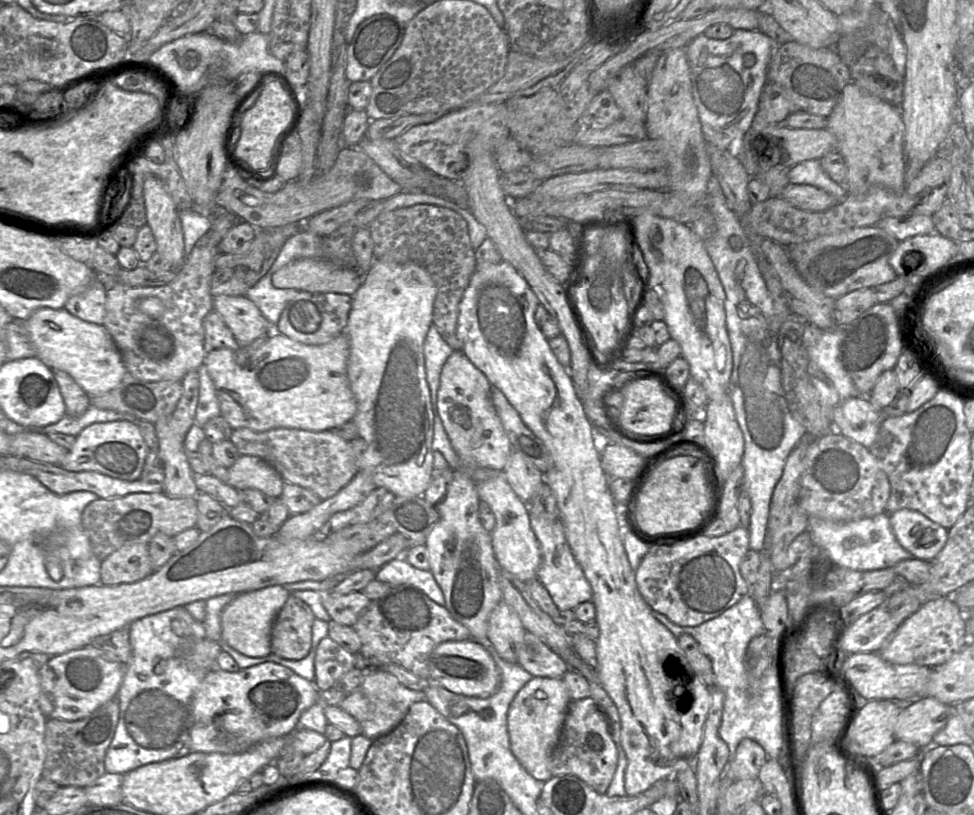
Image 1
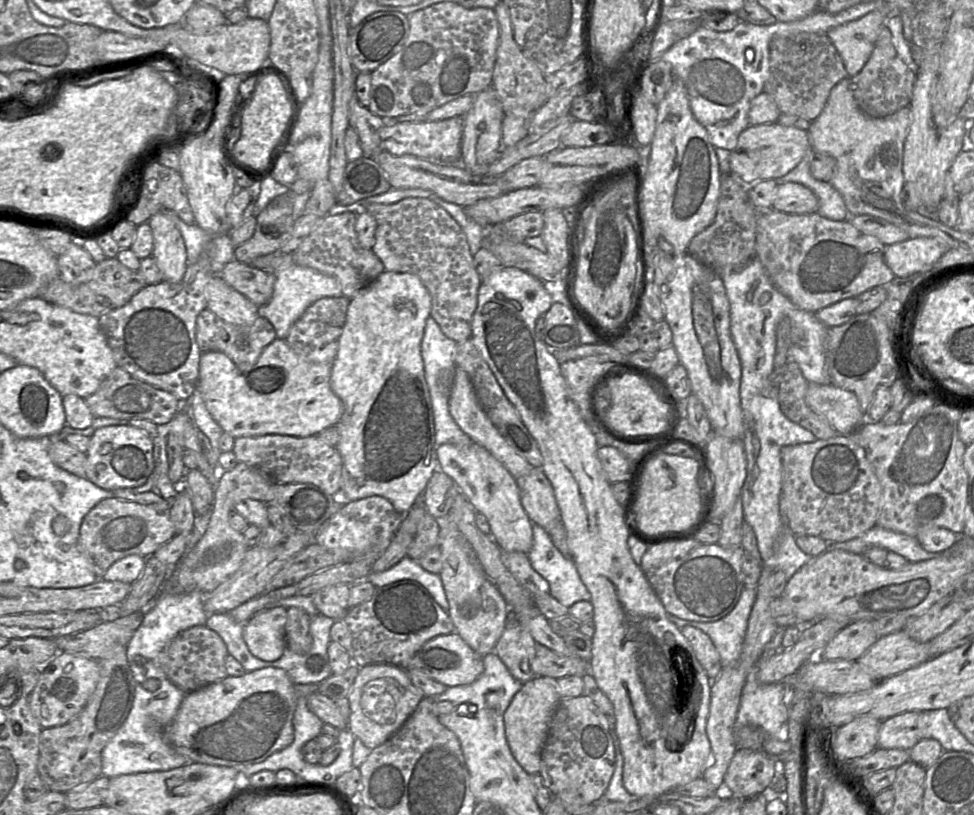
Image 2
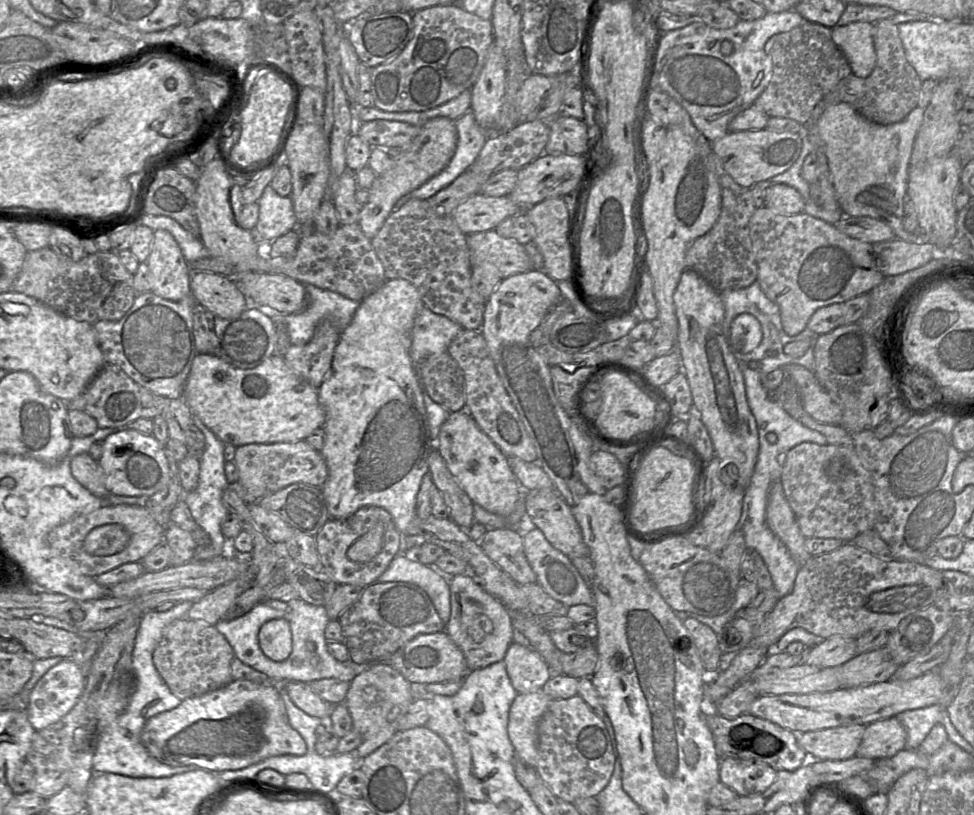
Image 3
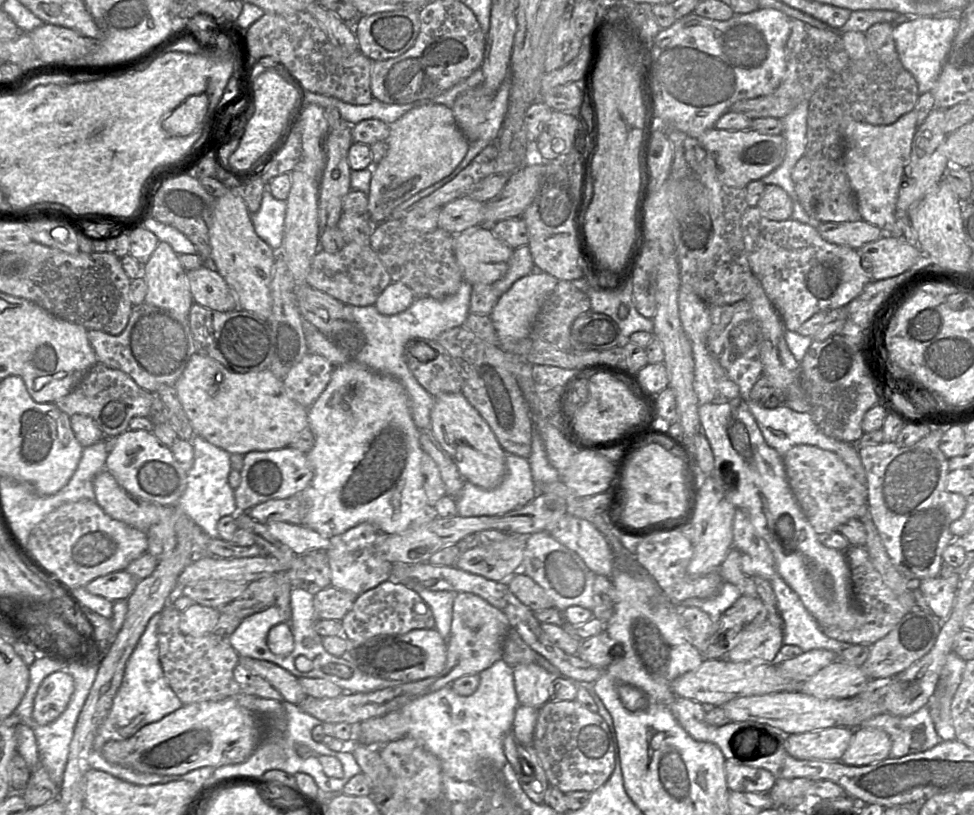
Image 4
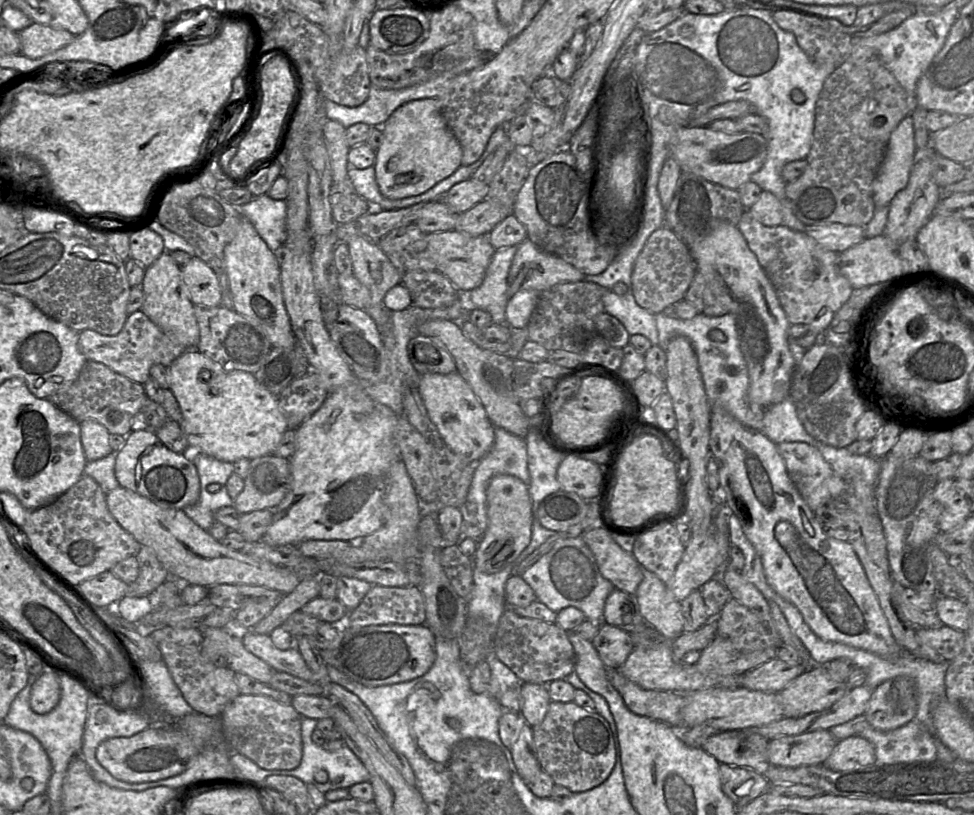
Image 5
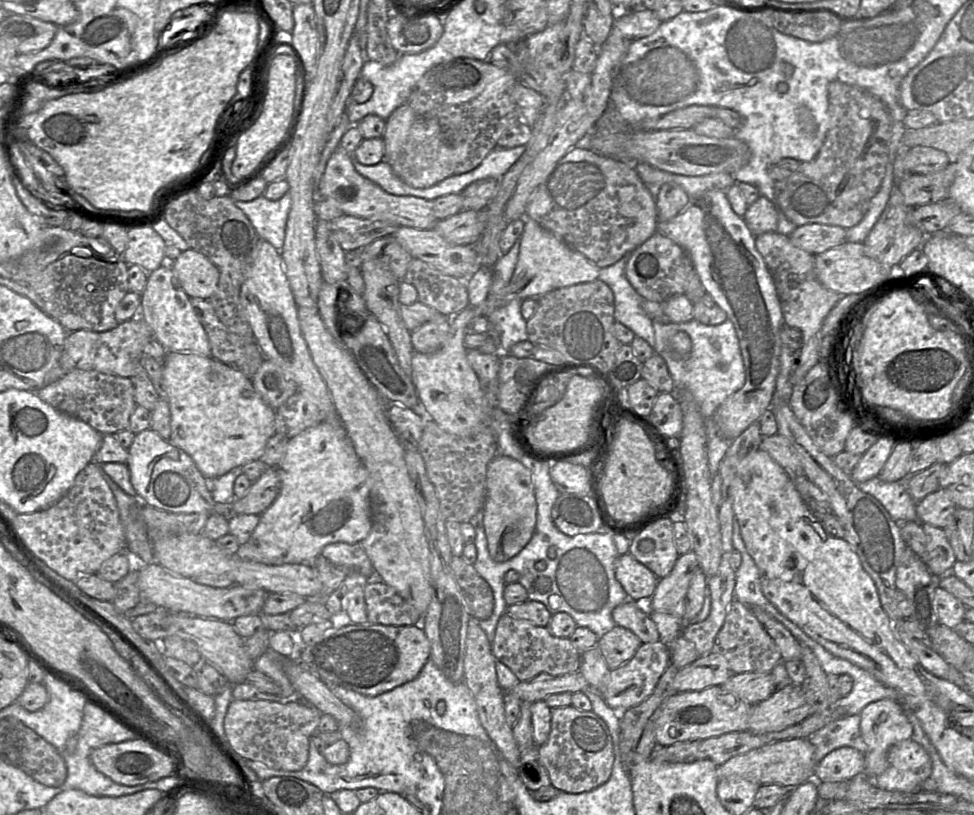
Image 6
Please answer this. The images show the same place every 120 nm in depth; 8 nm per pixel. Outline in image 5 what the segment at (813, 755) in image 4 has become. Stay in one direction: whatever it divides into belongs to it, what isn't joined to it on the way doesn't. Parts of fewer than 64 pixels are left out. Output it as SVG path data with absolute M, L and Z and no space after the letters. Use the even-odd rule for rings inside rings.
M827 729L776 737L769 740L768 759L780 767L820 765L831 755L837 743L838 740Z

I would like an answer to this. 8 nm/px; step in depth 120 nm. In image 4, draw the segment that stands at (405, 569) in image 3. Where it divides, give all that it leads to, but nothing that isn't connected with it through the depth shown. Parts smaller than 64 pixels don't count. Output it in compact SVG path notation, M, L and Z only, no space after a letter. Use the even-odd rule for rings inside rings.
M405 584L414 589L429 605L435 629L447 640L451 630L455 594L447 590L428 590L417 584Z

